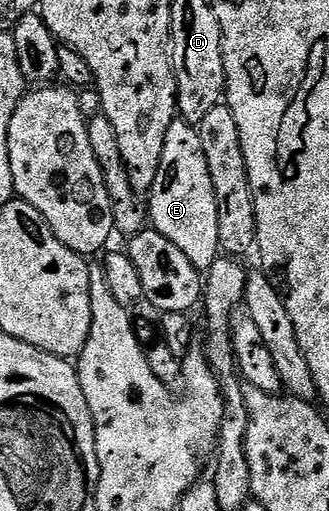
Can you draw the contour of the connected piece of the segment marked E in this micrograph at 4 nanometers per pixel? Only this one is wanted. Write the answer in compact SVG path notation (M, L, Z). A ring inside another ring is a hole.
M180 118L171 122L165 134L153 188L147 194L148 219L152 229L181 249L200 272L211 270L221 256L217 223L219 205L200 134L192 123Z

